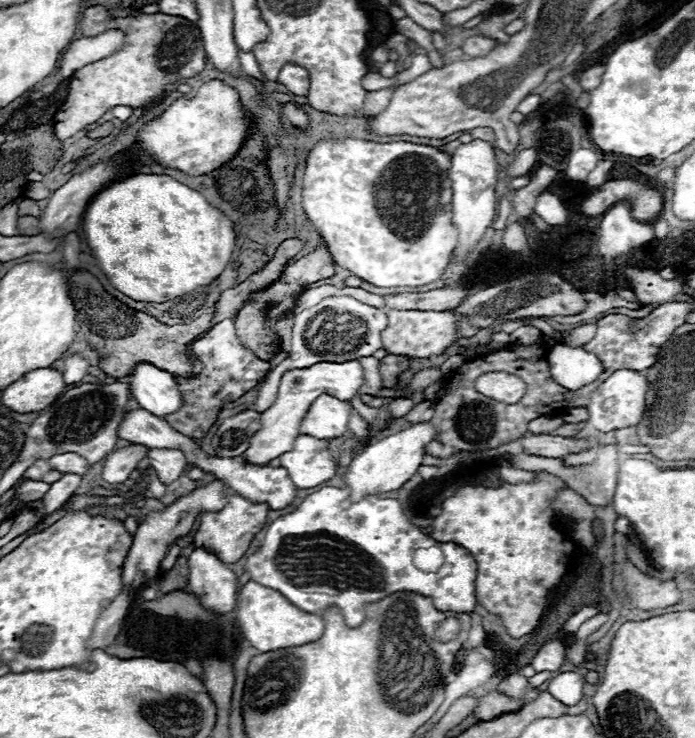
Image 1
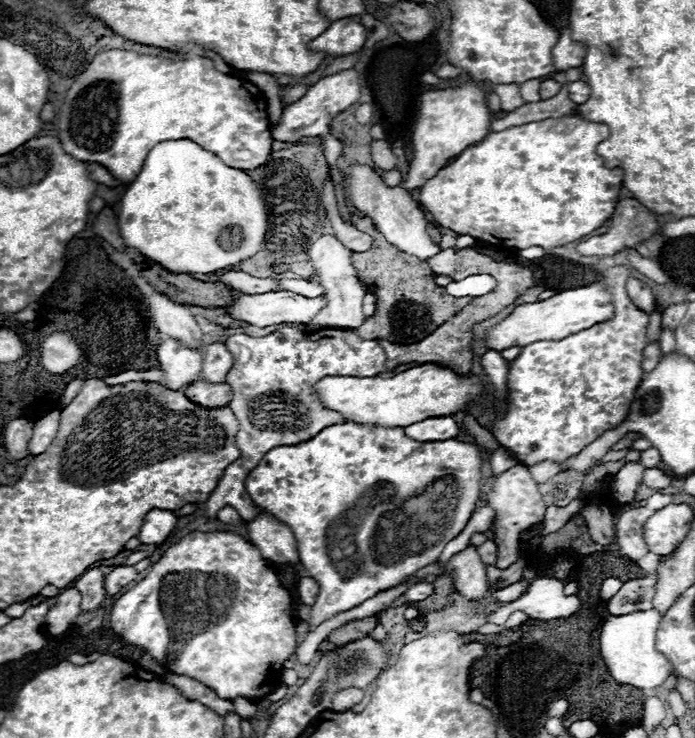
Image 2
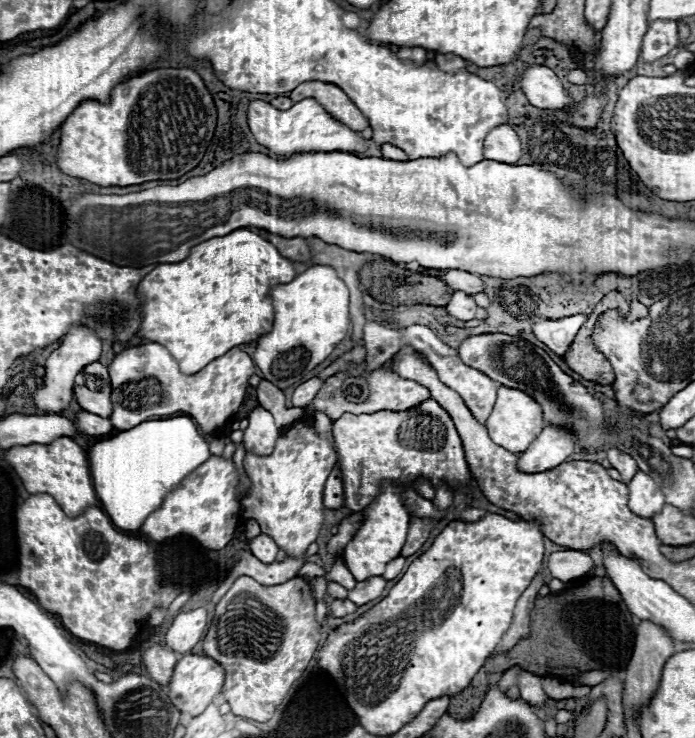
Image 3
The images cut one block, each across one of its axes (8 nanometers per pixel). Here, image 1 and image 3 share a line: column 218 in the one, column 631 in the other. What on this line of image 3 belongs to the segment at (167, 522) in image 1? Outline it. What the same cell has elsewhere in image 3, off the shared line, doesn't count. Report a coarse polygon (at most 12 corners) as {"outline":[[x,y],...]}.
{"outline":[[638,470],[628,484],[628,506],[652,518],[664,506],[656,480]]}

